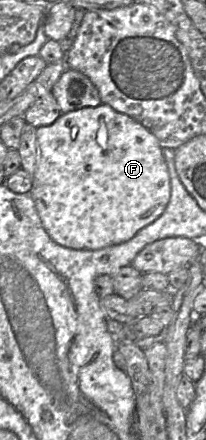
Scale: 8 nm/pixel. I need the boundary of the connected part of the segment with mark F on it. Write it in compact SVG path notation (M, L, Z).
M103 103L96 107L84 107L62 113L51 125L37 127L36 138L38 147L37 163L30 194L44 230L56 244L73 250L99 250L117 245L130 240L139 230L154 222L164 212L170 199L171 187L162 147L158 139L150 131L128 115L117 112L108 104Z

